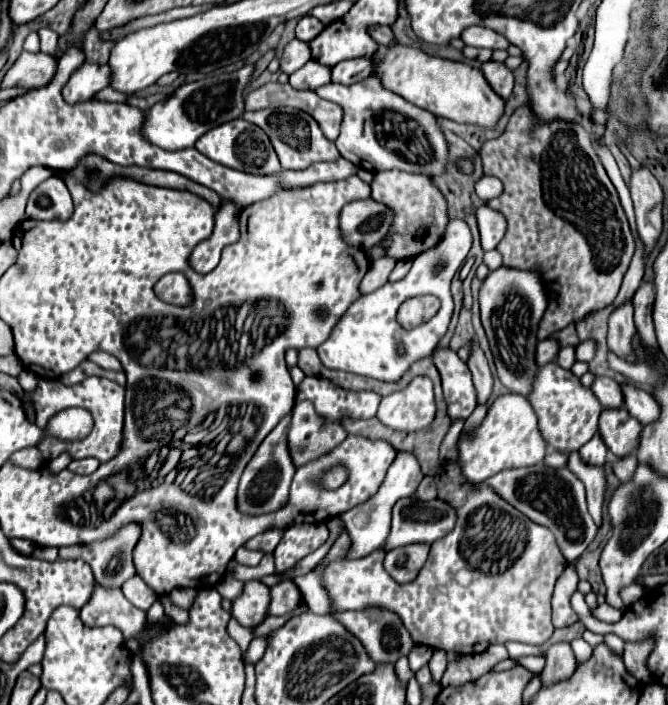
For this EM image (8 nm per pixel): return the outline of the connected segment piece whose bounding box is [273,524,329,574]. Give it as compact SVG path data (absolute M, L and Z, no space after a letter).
M295 524L285 530L281 542L277 544L275 556L275 570L281 574L299 562L309 552L317 550L329 538L327 526L303 526Z

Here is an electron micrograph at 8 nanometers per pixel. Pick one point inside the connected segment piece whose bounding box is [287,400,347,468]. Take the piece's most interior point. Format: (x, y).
(307, 439)

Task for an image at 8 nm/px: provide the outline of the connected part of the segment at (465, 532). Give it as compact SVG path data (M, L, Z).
M455 462L451 464L443 464L437 472L437 486L439 486L439 498L443 498L445 502L451 502L457 510L457 526L455 530L451 530L451 534L447 534L447 538L441 538L439 542L433 544L431 552L429 552L429 558L425 562L425 566L421 568L419 576L413 580L413 582L407 582L407 584L399 584L395 582L383 568L383 558L385 558L385 550L383 546L373 550L371 554L367 554L367 558L357 558L357 560L337 560L337 562L331 562L327 566L327 572L325 572L325 586L331 590L331 598L335 598L335 606L339 606L337 612L343 612L343 610L365 610L365 608L383 608L383 610L391 610L395 614L399 614L399 618L403 620L403 626L409 630L411 638L415 644L425 644L425 646L431 646L433 650L455 650L459 654L475 654L475 652L483 652L487 650L487 646L491 644L505 644L507 640L515 640L515 642L523 642L523 644L533 644L533 646L541 646L545 644L551 634L553 634L553 622L551 622L551 594L553 594L553 586L557 582L557 578L561 576L561 572L567 568L567 560L565 556L561 554L557 542L555 542L555 536L551 534L551 530L547 526L541 526L541 524L535 524L531 522L525 514L521 514L519 510L515 510L511 504L507 504L503 498L499 498L491 488L481 488L481 490L471 490L473 484L467 482L463 478L463 474L459 474L459 466L455 466Z

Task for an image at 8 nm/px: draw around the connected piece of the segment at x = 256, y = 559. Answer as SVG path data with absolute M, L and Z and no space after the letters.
M241 546L241 548L237 550L237 554L235 554L235 560L237 560L239 564L245 564L245 566L257 566L263 556L265 556L265 554L259 552L259 550L247 550L247 548Z

